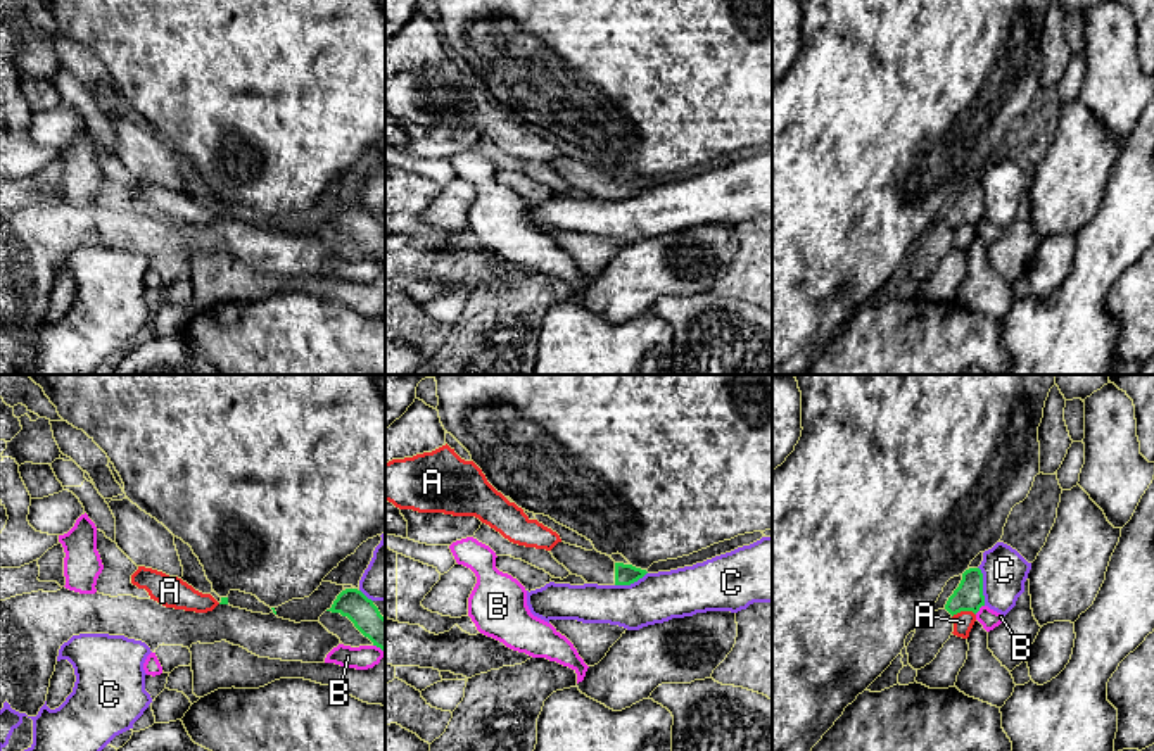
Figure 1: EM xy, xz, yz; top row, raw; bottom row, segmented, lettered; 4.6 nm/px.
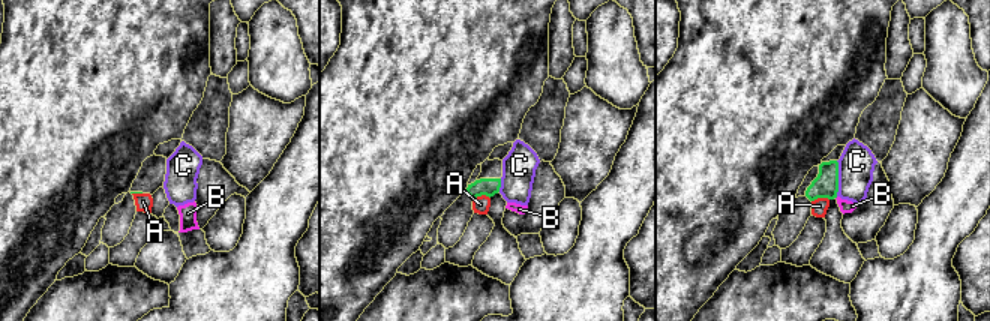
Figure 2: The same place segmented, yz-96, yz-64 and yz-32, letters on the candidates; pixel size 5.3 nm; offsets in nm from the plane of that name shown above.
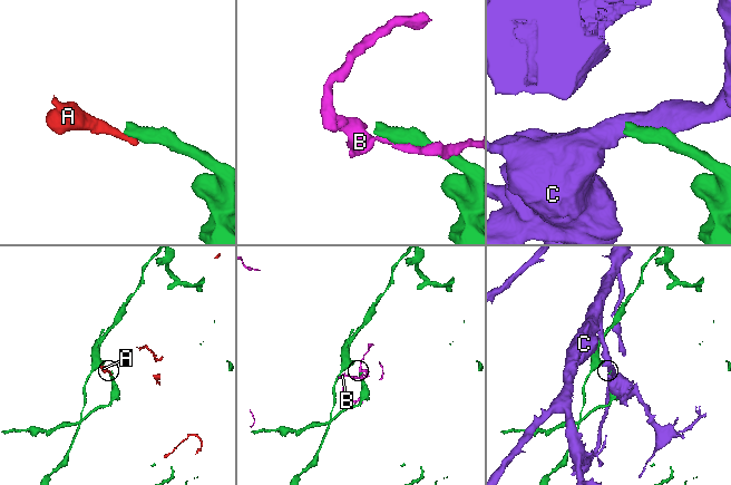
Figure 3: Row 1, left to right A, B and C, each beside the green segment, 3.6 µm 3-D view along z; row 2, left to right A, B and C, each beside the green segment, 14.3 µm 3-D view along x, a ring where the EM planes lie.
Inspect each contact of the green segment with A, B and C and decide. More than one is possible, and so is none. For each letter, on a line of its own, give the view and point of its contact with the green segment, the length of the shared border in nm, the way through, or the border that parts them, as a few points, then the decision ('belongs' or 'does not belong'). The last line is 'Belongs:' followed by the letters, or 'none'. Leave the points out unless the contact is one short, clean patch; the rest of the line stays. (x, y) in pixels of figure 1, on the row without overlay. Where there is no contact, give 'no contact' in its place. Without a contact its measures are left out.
A: yz (963, 223) | 110 nm | along yz (975, 227), (957, 225), (952, 230) | does not belong
B: yz (978, 223) | 60 nm | does not belong
C: yz (982, 199) | 190 nm | does not belong
Belongs: none

